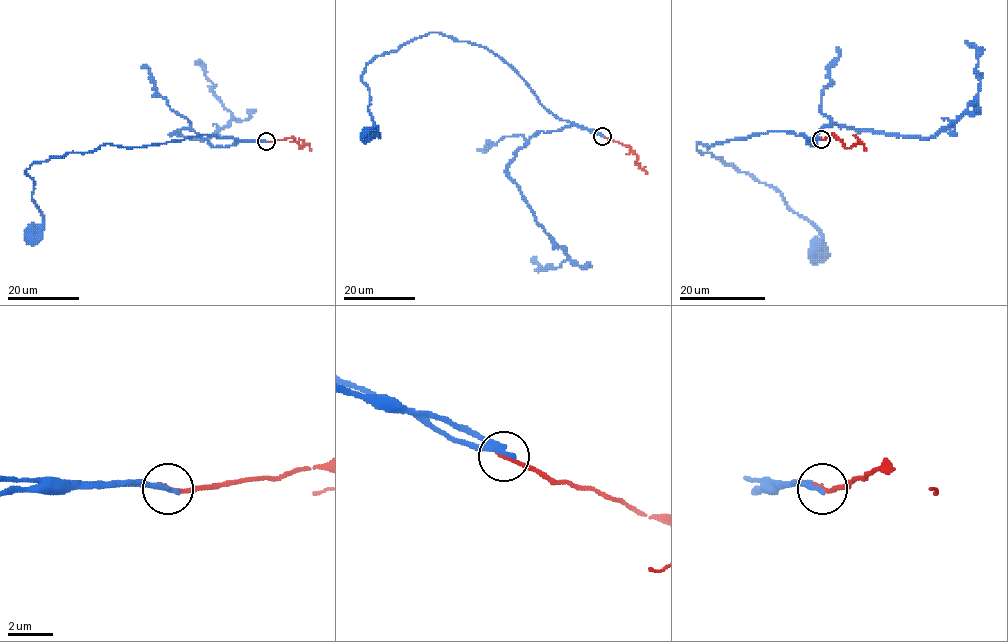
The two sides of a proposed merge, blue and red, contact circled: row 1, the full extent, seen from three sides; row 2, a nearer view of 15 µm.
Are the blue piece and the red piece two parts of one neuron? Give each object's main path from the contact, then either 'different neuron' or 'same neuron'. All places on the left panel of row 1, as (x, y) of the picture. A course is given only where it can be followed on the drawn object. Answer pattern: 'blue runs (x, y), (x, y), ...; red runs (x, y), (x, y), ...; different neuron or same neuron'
blue runs (266, 141), (201, 134), (139, 147), (101, 145), (34, 162), (25, 172), (43, 222), (29, 232); red runs (266, 141), (293, 138), (300, 147), (307, 144), (312, 150); different neuron

